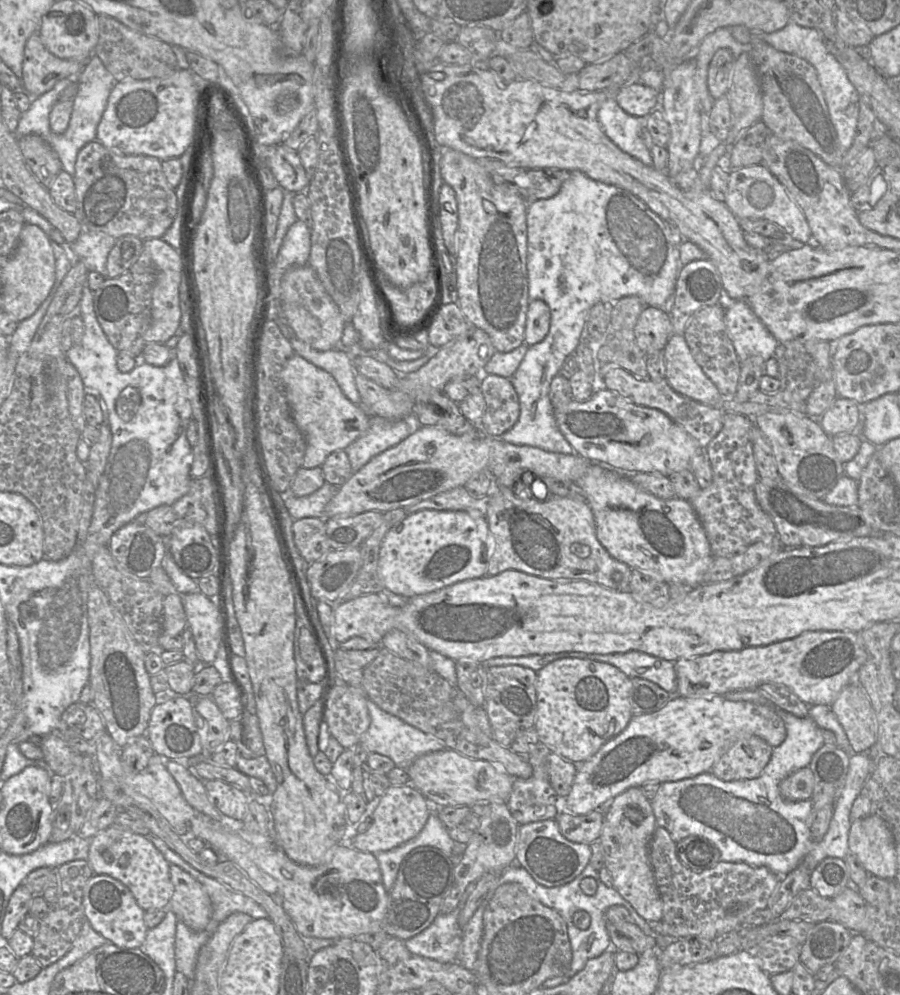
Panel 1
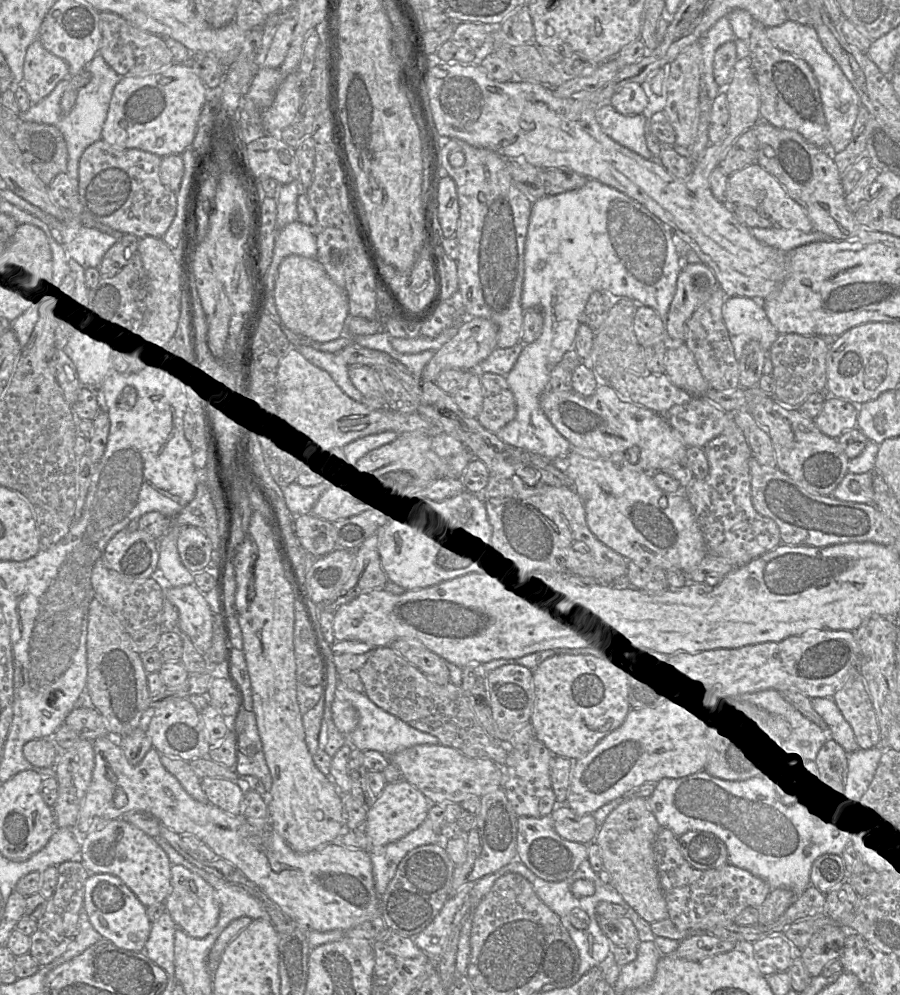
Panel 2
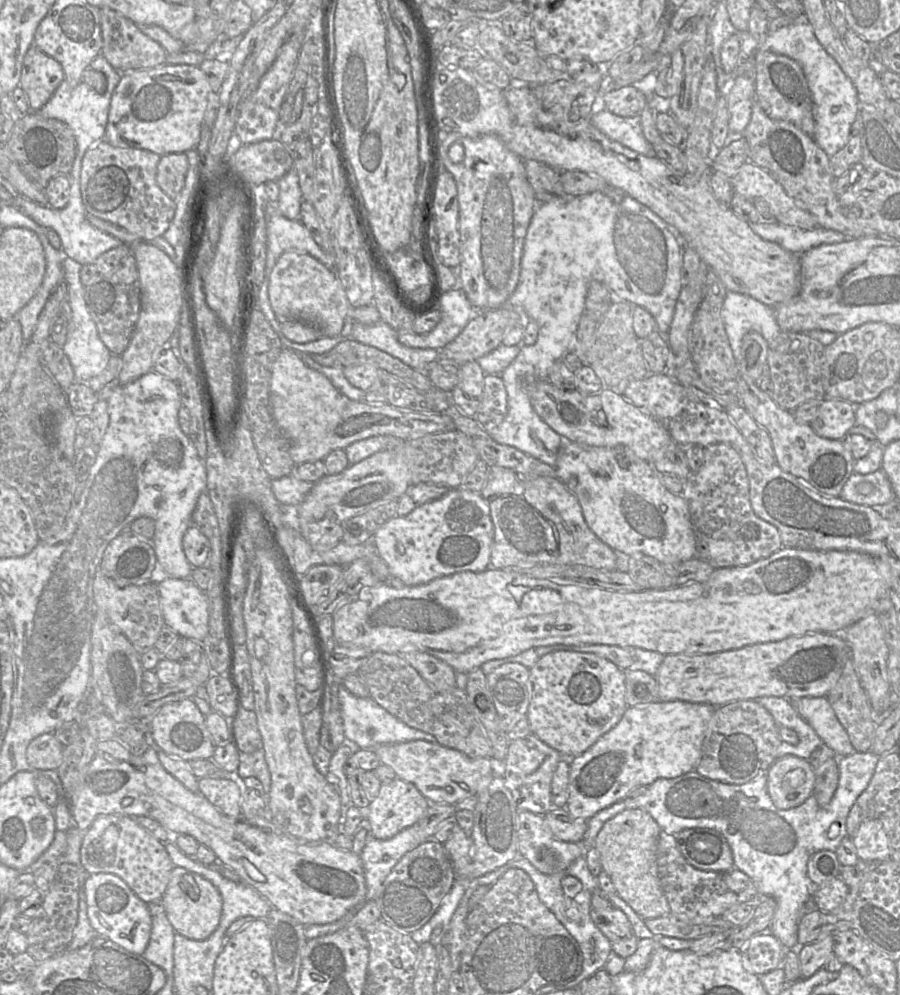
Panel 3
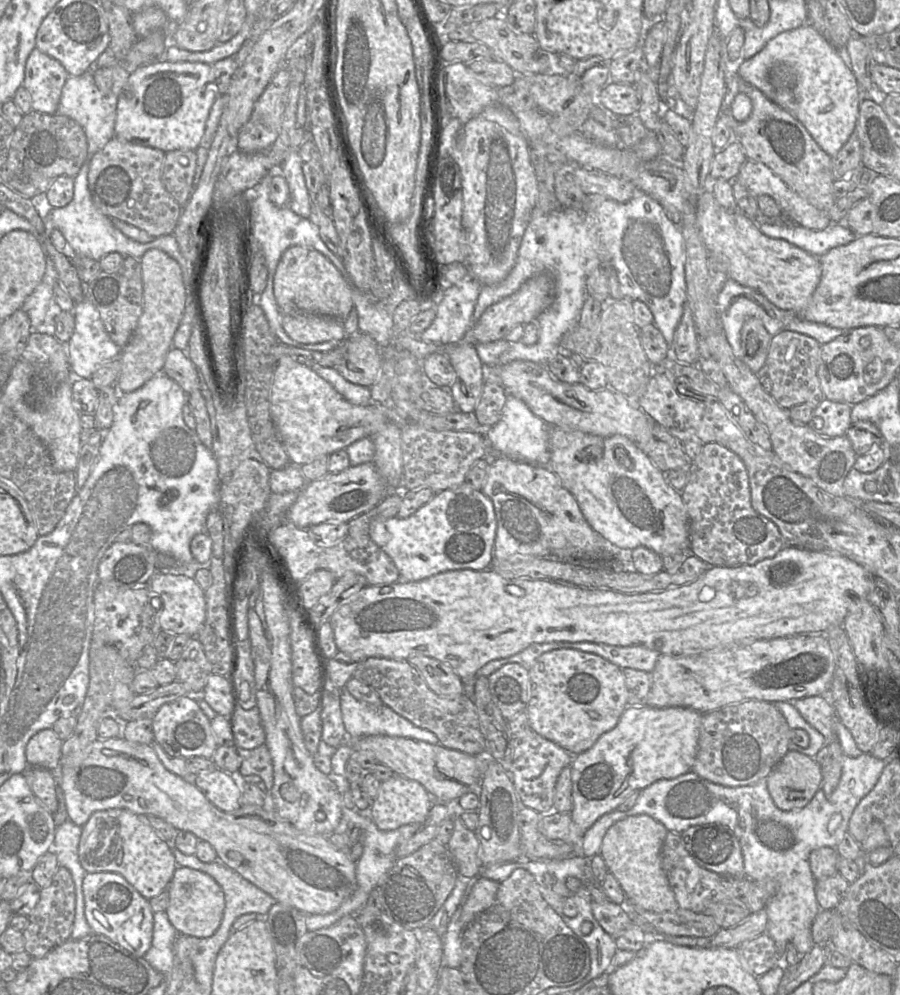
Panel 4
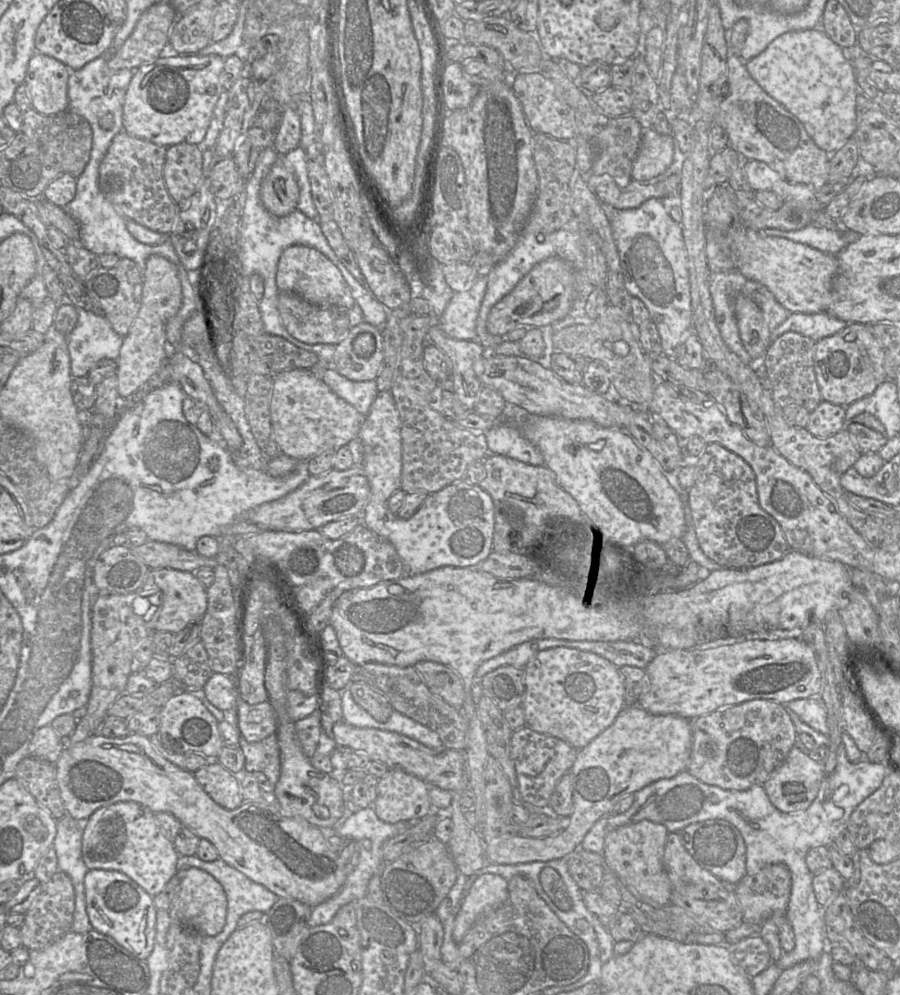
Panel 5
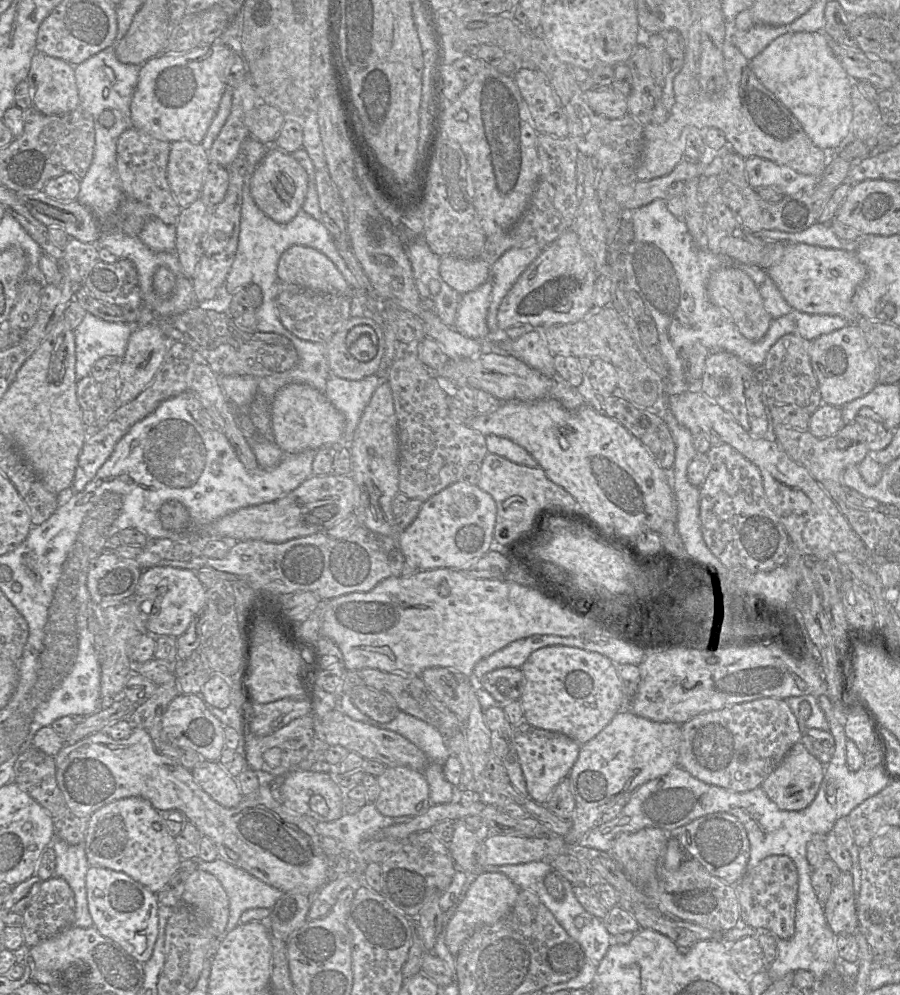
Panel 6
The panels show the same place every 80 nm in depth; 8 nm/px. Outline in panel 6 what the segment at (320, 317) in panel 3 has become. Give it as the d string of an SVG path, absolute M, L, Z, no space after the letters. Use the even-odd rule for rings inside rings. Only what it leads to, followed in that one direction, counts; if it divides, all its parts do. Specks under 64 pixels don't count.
M301 245L289 247L280 257L278 279L311 290L353 297L353 289L323 253Z

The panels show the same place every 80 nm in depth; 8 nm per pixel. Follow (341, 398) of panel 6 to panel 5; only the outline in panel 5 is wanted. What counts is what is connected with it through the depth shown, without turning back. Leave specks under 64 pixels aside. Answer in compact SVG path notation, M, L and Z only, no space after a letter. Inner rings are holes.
M333 366L326 369L322 380L362 415L367 415L378 394L376 380L352 381L339 374Z

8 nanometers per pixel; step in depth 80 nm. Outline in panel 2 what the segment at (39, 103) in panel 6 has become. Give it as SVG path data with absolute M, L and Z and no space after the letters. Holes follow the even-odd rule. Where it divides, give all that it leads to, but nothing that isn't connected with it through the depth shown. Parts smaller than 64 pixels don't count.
M35 39L26 51L22 81L32 105L46 98L68 77L67 62L47 51L41 41Z

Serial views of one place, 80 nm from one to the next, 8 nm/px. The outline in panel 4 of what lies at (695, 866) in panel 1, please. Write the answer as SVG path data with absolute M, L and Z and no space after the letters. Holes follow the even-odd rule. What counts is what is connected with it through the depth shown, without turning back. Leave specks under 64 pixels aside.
M720 823L694 825L679 835L699 866L730 879L744 876L741 846L728 826Z

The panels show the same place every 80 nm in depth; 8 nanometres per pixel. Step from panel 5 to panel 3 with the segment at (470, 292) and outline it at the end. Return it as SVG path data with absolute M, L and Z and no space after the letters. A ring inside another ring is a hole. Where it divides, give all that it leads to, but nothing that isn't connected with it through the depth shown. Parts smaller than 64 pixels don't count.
M462 288L443 292L437 309L441 312L441 319L430 332L417 334L412 330L397 330L398 341L408 347L439 351L461 333L476 310Z

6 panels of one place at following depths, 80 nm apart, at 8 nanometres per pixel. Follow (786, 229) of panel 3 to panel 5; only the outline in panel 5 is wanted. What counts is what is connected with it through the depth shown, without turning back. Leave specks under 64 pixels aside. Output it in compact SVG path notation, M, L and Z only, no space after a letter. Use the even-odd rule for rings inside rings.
M808 225L796 231L764 229L760 232L767 236L782 237L793 242L805 244L830 255L838 255L846 246L861 236L851 230L845 229L844 231L838 232L813 225Z

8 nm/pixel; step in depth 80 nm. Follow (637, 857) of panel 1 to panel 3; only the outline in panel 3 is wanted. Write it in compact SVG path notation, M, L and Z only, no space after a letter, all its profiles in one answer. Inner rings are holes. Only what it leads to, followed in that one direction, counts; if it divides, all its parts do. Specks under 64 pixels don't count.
M625 809L605 822L593 844L599 852L602 870L611 878L616 893L643 920L670 914L657 865L657 844L661 831L648 812L641 809Z

